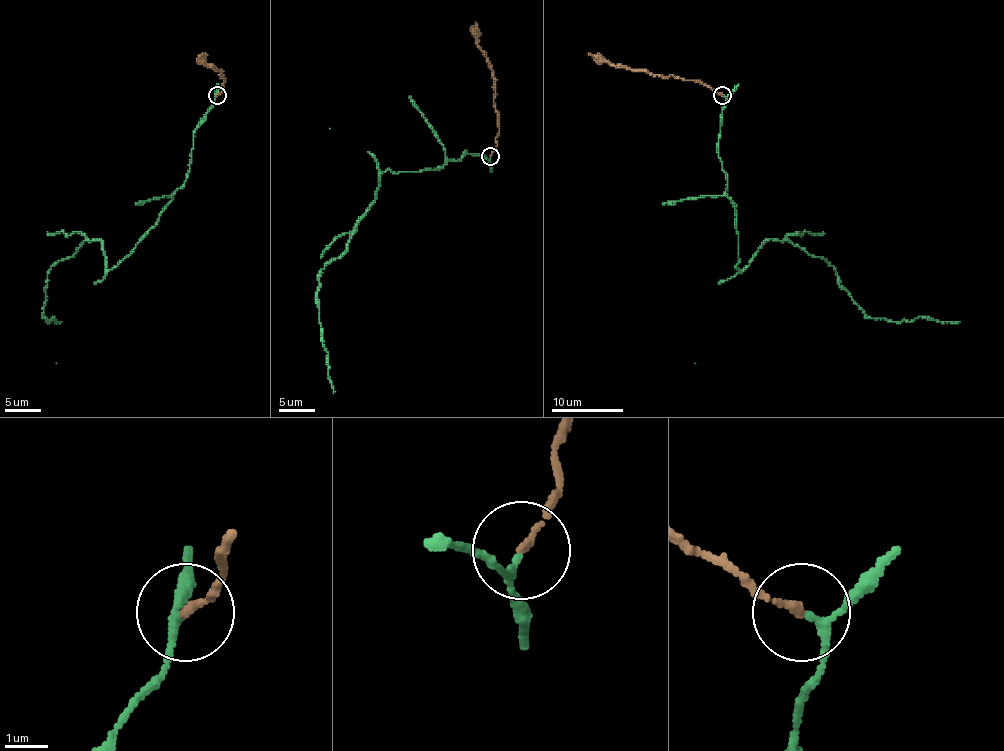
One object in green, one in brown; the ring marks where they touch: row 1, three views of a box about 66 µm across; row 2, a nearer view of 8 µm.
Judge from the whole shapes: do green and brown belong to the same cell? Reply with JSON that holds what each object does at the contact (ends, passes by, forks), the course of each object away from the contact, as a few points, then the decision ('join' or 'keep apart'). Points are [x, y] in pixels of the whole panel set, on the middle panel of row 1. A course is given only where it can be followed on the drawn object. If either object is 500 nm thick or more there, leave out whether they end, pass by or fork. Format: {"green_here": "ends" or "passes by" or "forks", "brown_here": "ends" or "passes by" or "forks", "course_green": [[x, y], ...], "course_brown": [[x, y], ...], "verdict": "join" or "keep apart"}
{"green_here": "passes by", "brown_here": "ends", "course_green": [[490, 157], [465, 152], [439, 168], [380, 177], [348, 247], [321, 271], [317, 301], [333, 393]], "course_brown": [[490, 155], [497, 144], [495, 137], [499, 132], [493, 101], [495, 80], [492, 65], [477, 44], [475, 22]], "verdict": "join"}

